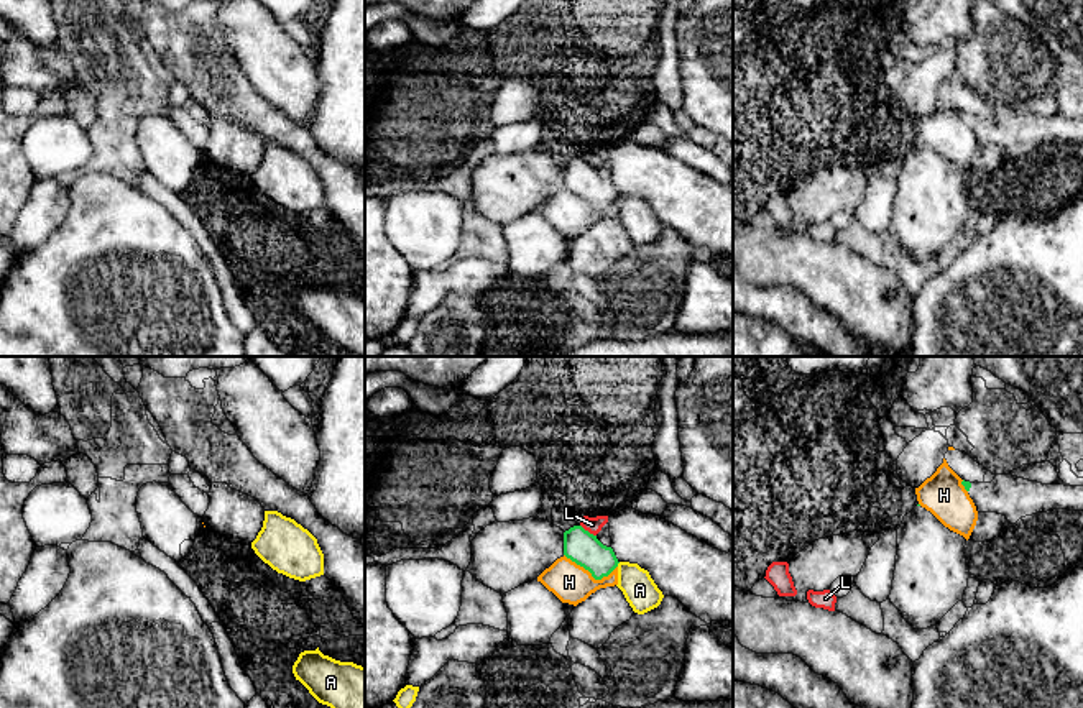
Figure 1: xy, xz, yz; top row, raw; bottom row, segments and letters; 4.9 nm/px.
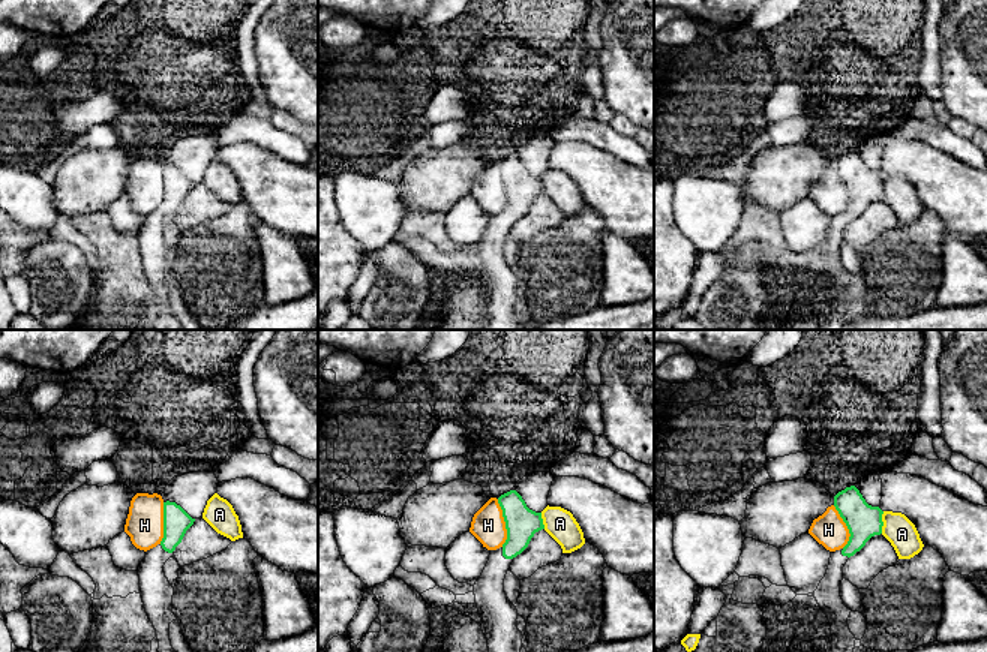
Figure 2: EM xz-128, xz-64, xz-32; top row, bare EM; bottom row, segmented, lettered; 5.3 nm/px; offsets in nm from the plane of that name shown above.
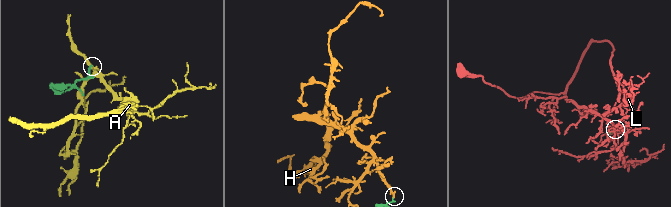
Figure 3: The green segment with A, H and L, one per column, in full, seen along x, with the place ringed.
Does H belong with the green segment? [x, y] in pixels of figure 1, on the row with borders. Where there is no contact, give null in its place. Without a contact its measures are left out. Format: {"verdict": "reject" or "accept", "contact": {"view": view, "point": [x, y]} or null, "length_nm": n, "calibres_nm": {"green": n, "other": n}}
{"verdict": "reject", "contact": {"view": "xz", "point": [590, 572]}, "length_nm": 280, "calibres_nm": {"green": 160, "other": 190}}

